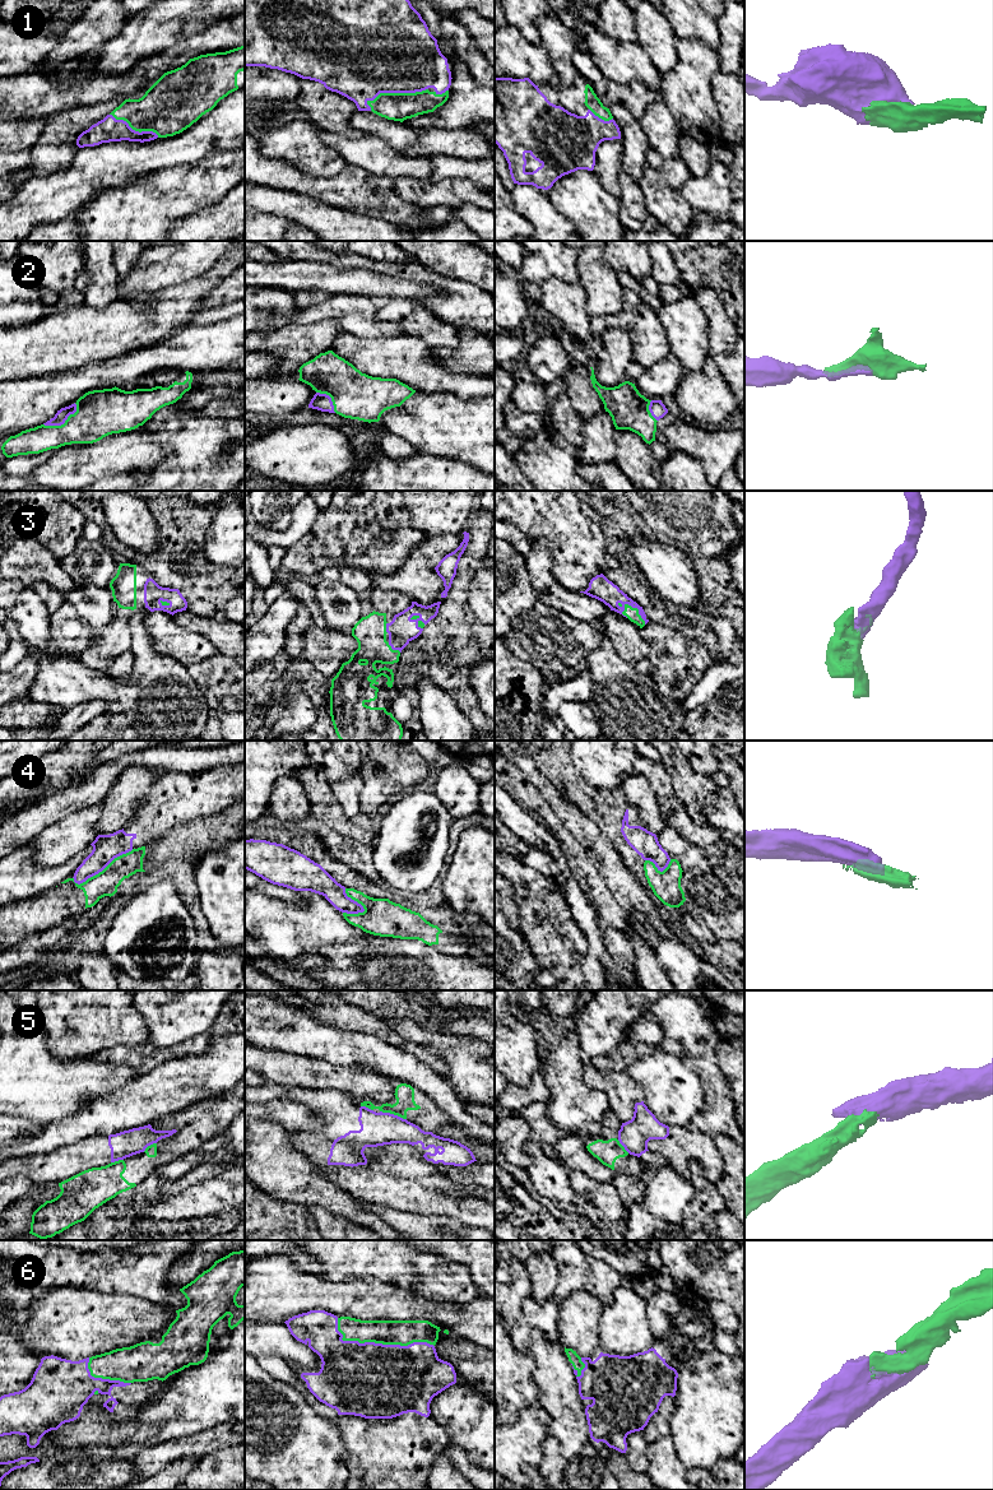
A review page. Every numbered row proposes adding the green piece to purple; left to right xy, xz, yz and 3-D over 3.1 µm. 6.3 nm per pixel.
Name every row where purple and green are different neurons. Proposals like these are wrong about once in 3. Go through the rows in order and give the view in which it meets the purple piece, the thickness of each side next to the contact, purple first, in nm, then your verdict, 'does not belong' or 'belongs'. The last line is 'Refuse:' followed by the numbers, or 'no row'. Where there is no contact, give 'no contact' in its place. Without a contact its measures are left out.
1: contact in xz; calibres 500 and 180 nm; belongs
2: contact in xy; calibres 80 and 300 nm; belongs
3: contact in yz; calibres 150 and 80 nm; belongs
4: contact in xy; calibres 170 and 160 nm; does not belong
5: contact in xz; calibres 200 and 130 nm; does not belong
6: contact in xz; calibres 480 and 160 nm; belongs
Refuse: 4, 5

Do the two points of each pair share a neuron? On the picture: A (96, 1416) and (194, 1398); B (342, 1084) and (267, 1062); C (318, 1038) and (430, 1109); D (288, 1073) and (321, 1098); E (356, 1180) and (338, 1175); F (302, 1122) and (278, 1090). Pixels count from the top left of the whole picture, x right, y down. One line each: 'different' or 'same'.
A: same
B: same
C: different
D: different
E: same
F: different

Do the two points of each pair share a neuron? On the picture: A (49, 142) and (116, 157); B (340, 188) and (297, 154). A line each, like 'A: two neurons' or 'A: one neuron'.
A: two neurons
B: two neurons

